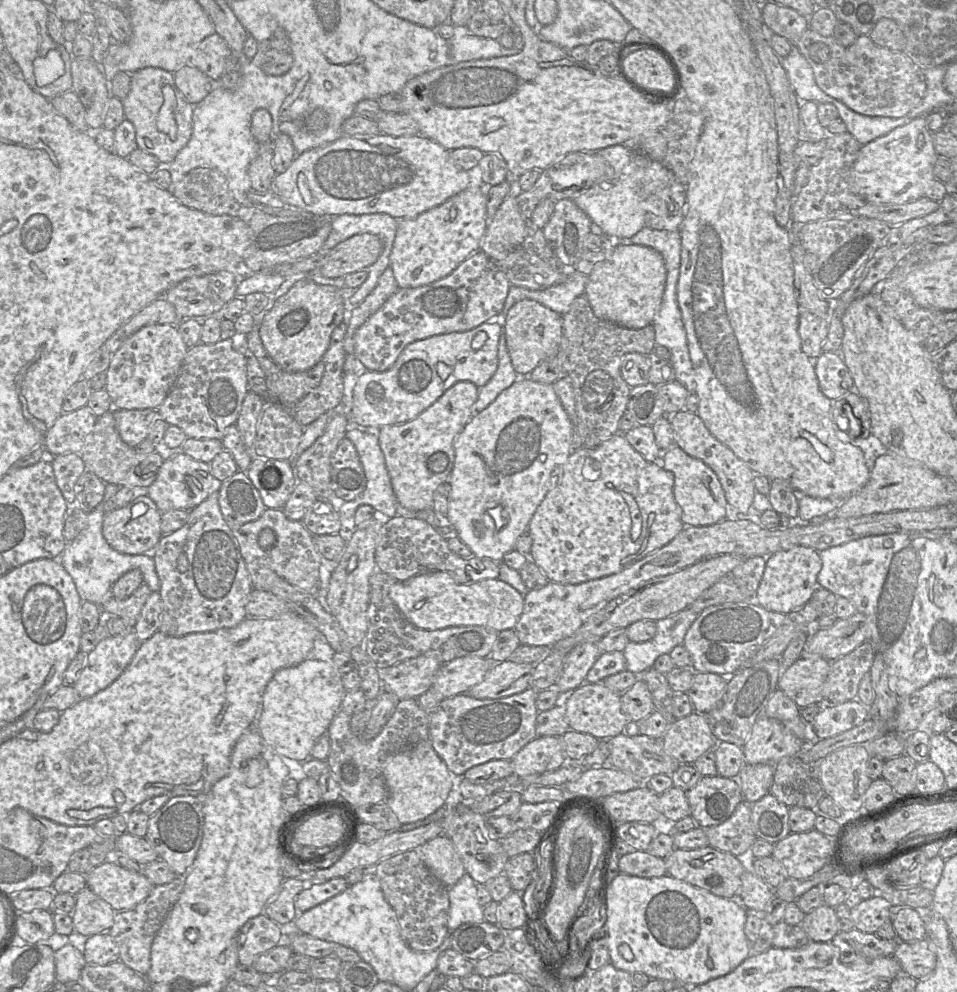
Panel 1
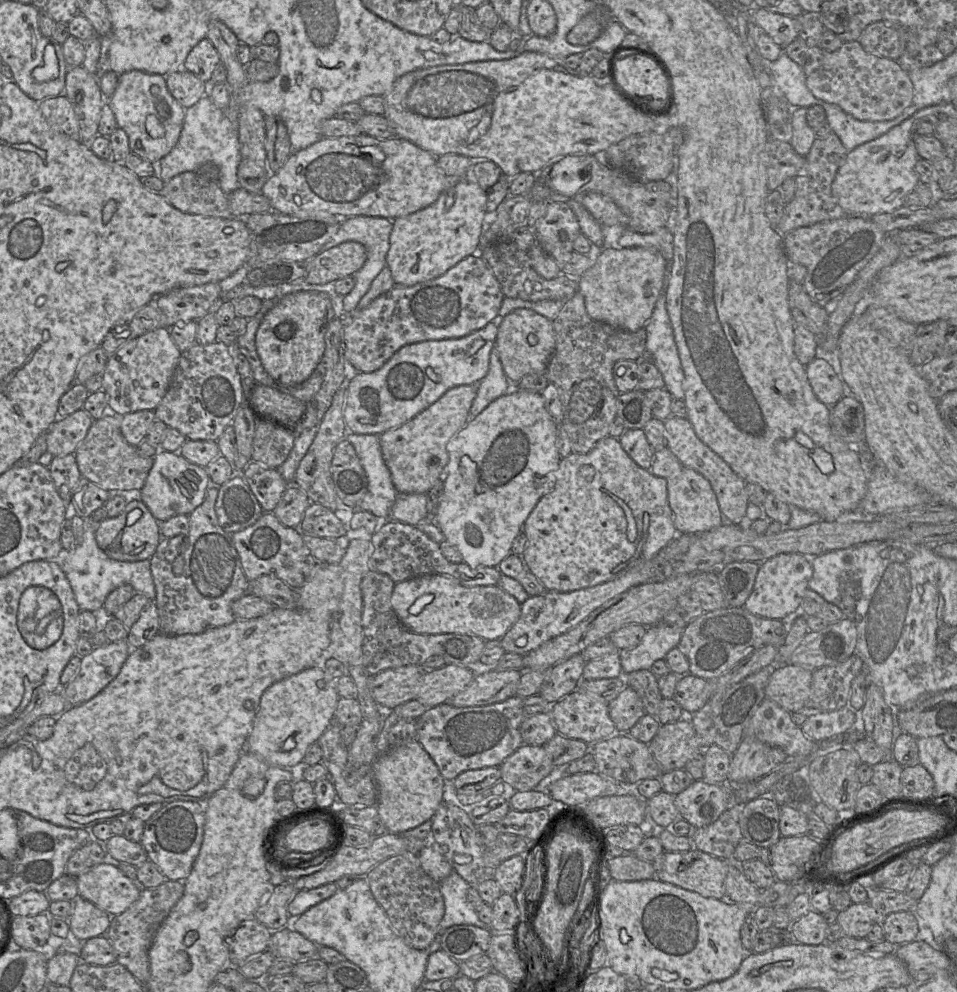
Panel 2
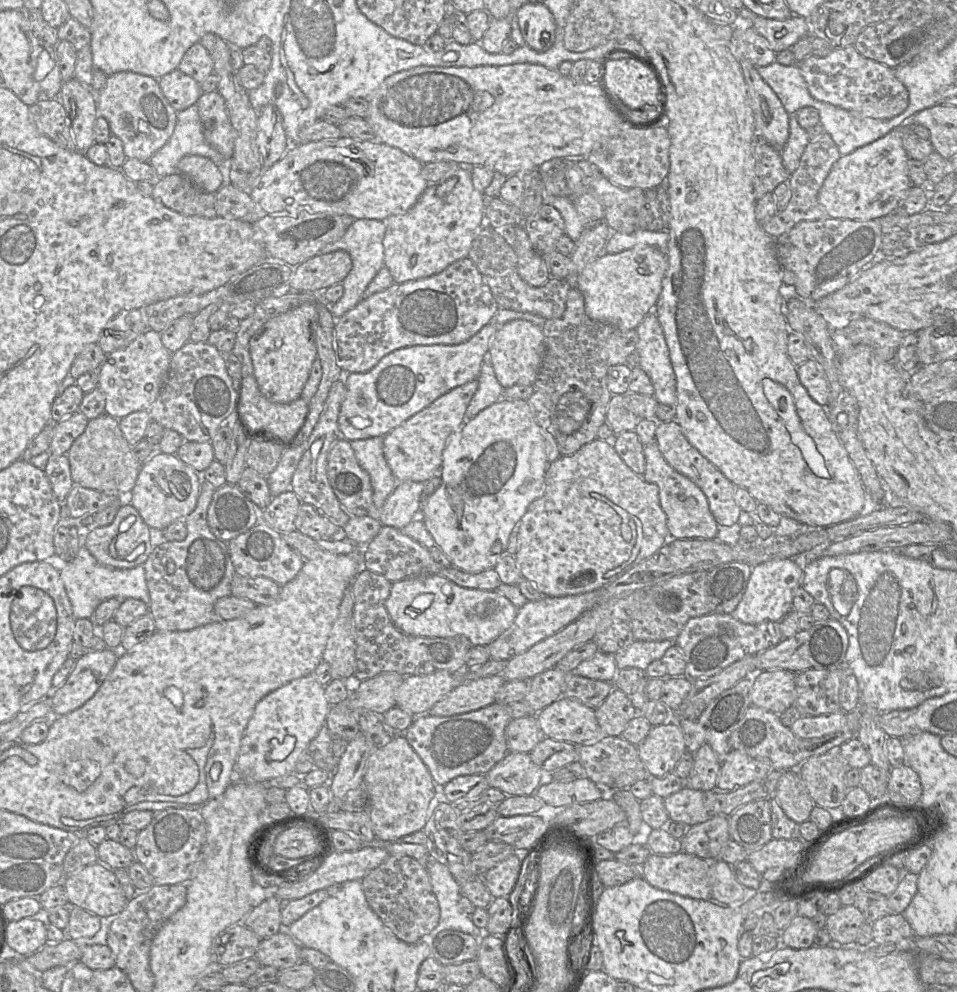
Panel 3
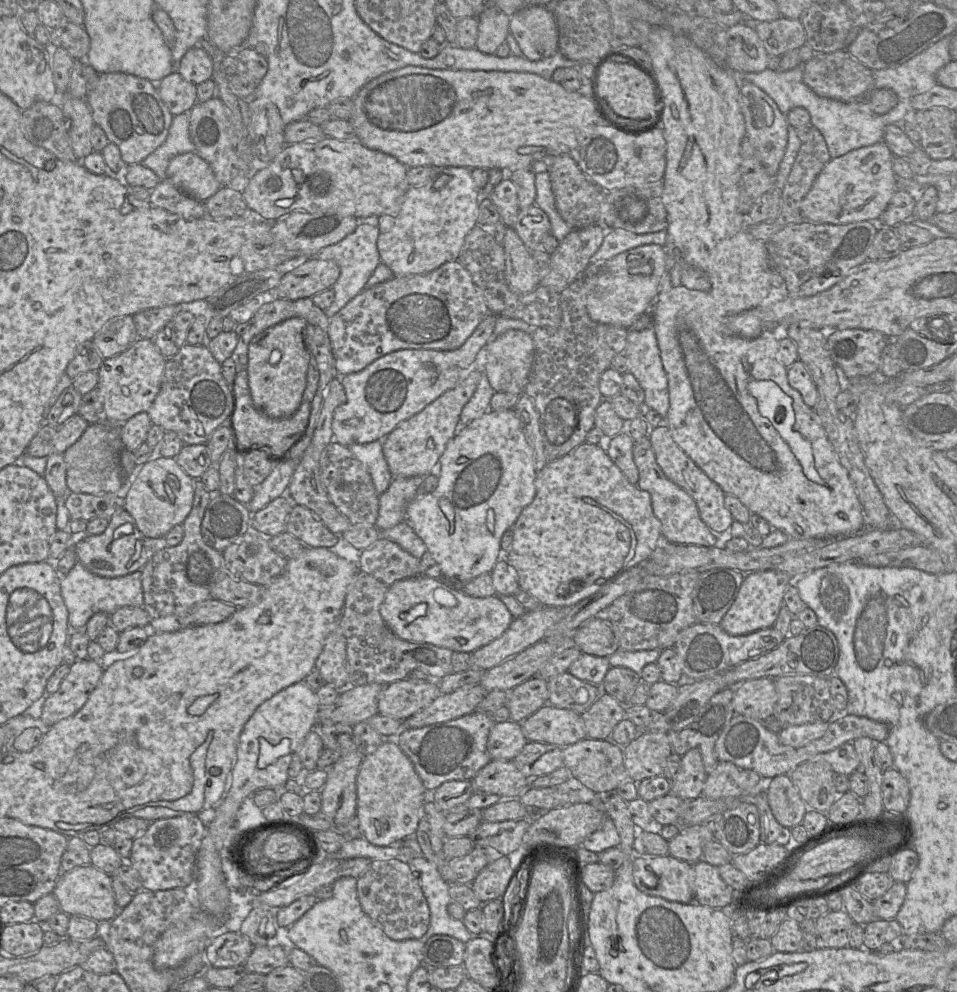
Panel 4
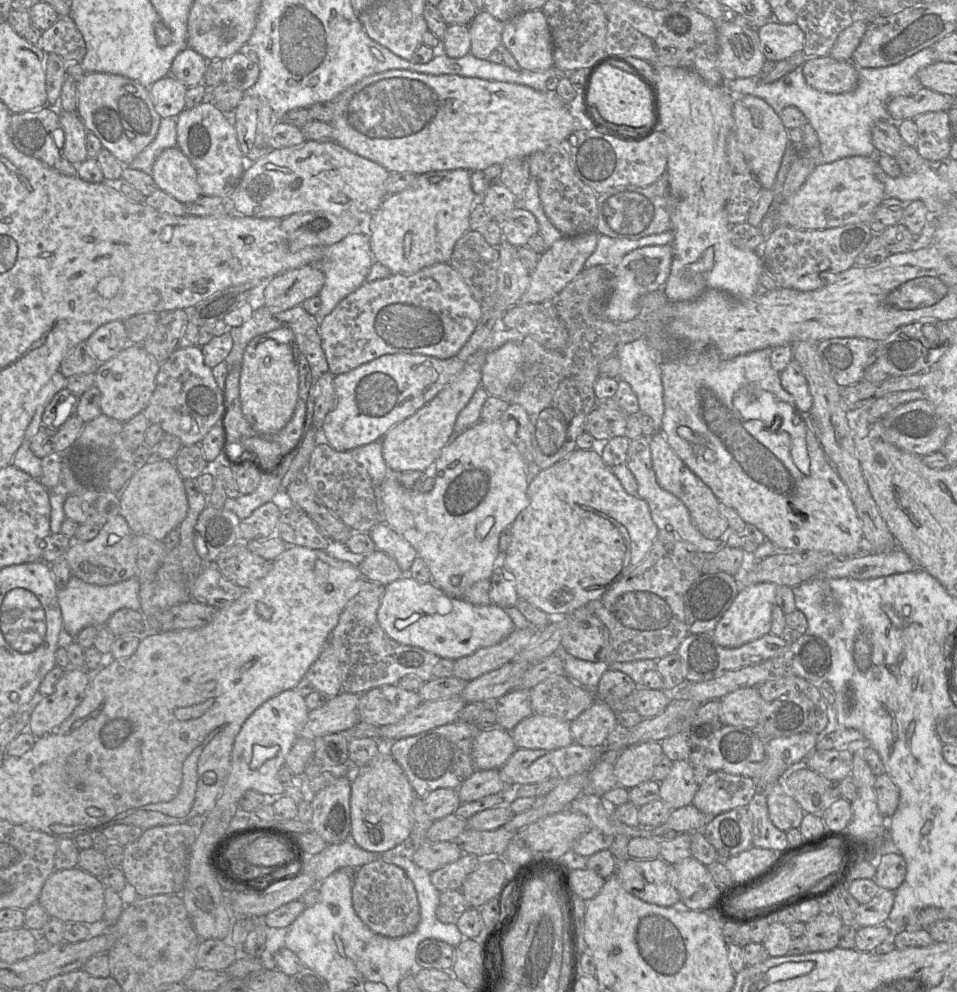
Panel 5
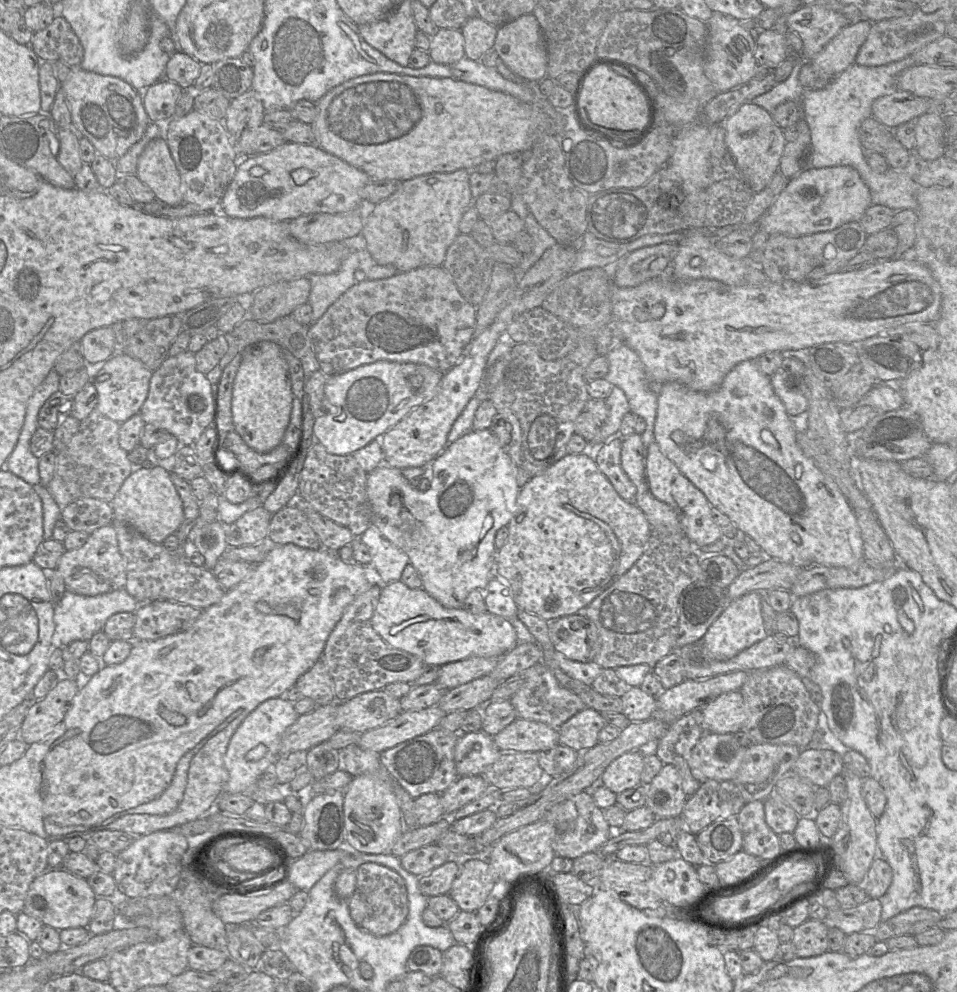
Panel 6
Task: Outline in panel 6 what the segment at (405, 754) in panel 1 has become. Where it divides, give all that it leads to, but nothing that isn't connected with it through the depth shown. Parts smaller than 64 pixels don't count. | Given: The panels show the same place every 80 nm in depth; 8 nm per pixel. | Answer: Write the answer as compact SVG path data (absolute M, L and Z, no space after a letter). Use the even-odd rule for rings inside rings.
M370 775L353 777L344 790L344 842L365 854L388 854L403 834L401 811L390 787Z

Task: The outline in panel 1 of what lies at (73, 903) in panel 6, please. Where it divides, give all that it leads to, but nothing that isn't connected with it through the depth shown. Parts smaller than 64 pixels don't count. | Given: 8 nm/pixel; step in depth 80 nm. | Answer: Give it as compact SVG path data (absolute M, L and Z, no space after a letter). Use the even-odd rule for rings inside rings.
M104 862L86 875L87 888L116 911L132 909L144 901L155 887L143 873L127 870L114 862Z

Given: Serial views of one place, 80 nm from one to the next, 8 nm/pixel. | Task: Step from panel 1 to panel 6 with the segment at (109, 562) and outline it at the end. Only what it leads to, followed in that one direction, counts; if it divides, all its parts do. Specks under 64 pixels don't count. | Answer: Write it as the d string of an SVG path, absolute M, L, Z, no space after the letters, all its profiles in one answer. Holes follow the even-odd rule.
M124 587L96 596L83 596L66 590L62 599L55 605L54 646L66 647L76 640L89 641L96 632L103 629L111 615L119 612L134 613L138 606L138 602Z

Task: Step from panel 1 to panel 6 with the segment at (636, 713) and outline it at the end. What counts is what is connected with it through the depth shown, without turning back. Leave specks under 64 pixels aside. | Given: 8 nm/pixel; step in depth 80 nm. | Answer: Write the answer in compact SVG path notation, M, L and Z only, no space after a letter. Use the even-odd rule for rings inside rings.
M586 707L560 725L559 744L576 751L587 750L599 743L599 732L606 725L602 713Z

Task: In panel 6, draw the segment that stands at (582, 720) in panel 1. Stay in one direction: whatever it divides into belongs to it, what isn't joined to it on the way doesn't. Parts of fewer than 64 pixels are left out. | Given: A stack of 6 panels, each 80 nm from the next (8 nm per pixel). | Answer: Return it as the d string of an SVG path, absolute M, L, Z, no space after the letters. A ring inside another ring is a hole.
M517 718L493 739L502 753L540 752L559 745L559 732L545 723Z

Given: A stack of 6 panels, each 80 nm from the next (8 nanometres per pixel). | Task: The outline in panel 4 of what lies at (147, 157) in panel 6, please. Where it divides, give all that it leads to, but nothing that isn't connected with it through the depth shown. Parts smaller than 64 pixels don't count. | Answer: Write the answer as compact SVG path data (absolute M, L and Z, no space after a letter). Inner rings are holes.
M195 152L174 156L166 175L166 180L199 201L208 199L221 187L210 165Z

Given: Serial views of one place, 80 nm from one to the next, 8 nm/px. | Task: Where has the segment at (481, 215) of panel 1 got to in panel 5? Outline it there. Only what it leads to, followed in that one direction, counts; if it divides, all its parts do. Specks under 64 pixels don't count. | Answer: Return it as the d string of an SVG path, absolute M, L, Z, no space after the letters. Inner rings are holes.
M466 169L431 171L419 175L415 183L406 190L403 190L394 195L387 195L381 206L372 213L371 219L365 223L367 233L370 237L371 250L373 252L375 261L385 265L393 274L412 274L427 266L438 263L449 263L456 242L462 237L462 235L470 230L469 218L471 210L474 204L479 200L479 196L477 196L472 189L470 173L471 172Z

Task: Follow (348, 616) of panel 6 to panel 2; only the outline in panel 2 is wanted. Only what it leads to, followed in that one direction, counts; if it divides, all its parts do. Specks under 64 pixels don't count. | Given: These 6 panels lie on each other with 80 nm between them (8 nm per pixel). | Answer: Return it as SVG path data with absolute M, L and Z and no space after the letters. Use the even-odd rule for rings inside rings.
M369 571L361 581L362 608L362 659L370 676L386 669L407 665L422 665L431 656L440 656L445 664L477 667L486 641L473 634L418 634L409 630L398 618L391 605L395 583L388 575Z

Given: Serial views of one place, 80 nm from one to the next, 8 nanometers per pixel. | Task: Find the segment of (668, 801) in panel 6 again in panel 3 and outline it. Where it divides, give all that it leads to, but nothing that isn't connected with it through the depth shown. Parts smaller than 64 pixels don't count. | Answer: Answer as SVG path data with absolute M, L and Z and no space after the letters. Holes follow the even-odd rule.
M708 744L693 754L693 767L685 779L685 787L703 792L714 789L724 756L718 756Z

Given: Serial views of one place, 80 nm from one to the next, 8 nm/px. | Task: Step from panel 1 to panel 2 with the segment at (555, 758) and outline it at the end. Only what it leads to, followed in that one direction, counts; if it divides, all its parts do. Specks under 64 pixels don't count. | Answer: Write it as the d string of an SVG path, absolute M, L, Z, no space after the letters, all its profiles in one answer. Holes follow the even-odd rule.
M523 744L499 765L501 781L510 792L537 789L545 791L550 784L550 772L554 765L542 745Z

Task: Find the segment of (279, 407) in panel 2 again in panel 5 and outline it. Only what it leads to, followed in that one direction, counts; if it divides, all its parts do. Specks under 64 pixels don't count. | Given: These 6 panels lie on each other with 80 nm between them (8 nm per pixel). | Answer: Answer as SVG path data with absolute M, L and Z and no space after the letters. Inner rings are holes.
M295 347L294 357L299 371L299 395L295 412L289 423L277 434L271 437L258 435L251 424L244 417L240 402L241 368L240 366L230 367L225 381L225 388L223 390L226 411L221 421L226 434L226 442L223 454L228 462L231 462L232 464L240 464L250 456L248 460L258 468L260 473L265 474L274 468L275 464L281 457L296 450L302 434L305 432L307 399L312 385L312 375L306 357L295 349Z

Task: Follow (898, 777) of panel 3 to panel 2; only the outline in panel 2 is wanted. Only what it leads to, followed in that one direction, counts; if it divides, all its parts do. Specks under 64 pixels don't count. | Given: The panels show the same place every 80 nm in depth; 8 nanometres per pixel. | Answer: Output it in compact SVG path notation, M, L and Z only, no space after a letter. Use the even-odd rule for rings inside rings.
M921 764L903 767L900 783L901 795L896 797L899 800L924 800L934 794L933 778Z

